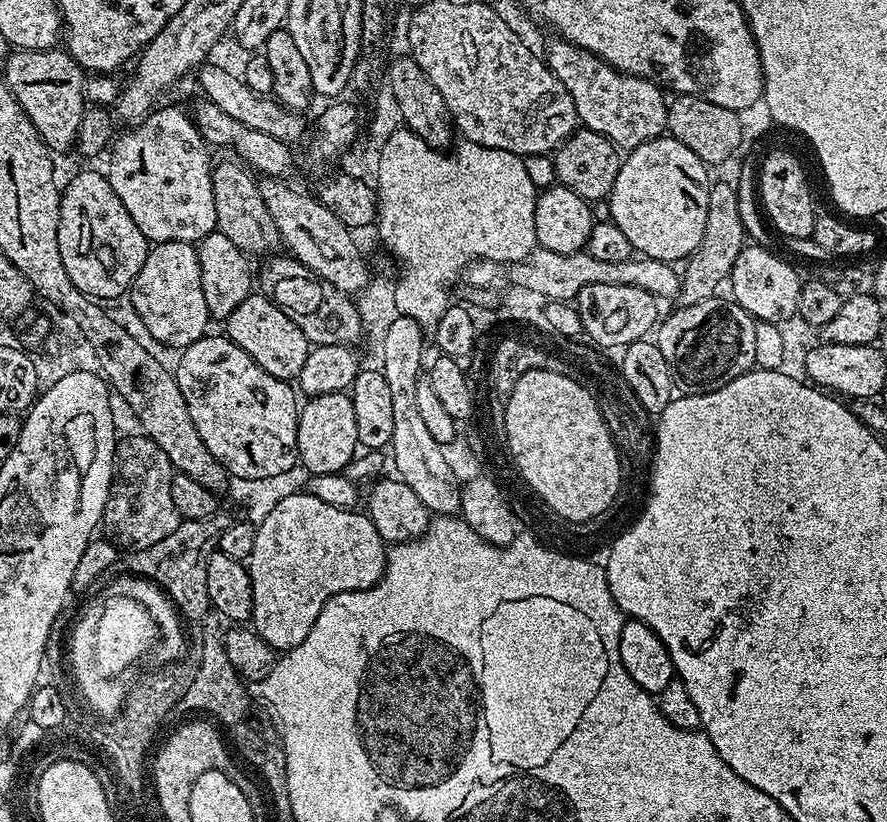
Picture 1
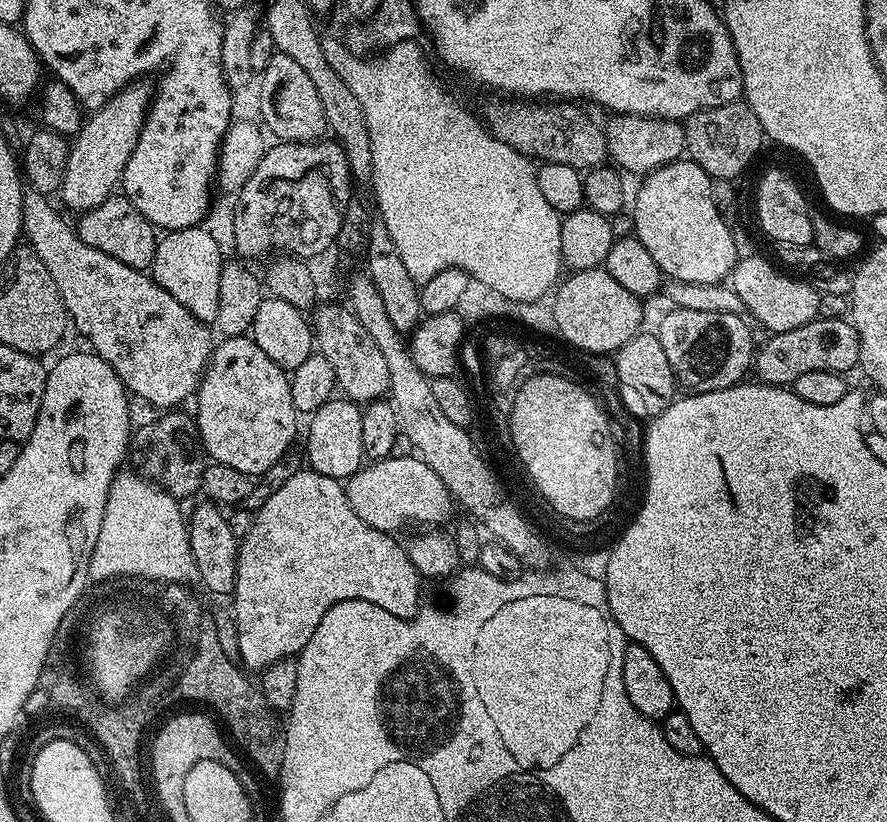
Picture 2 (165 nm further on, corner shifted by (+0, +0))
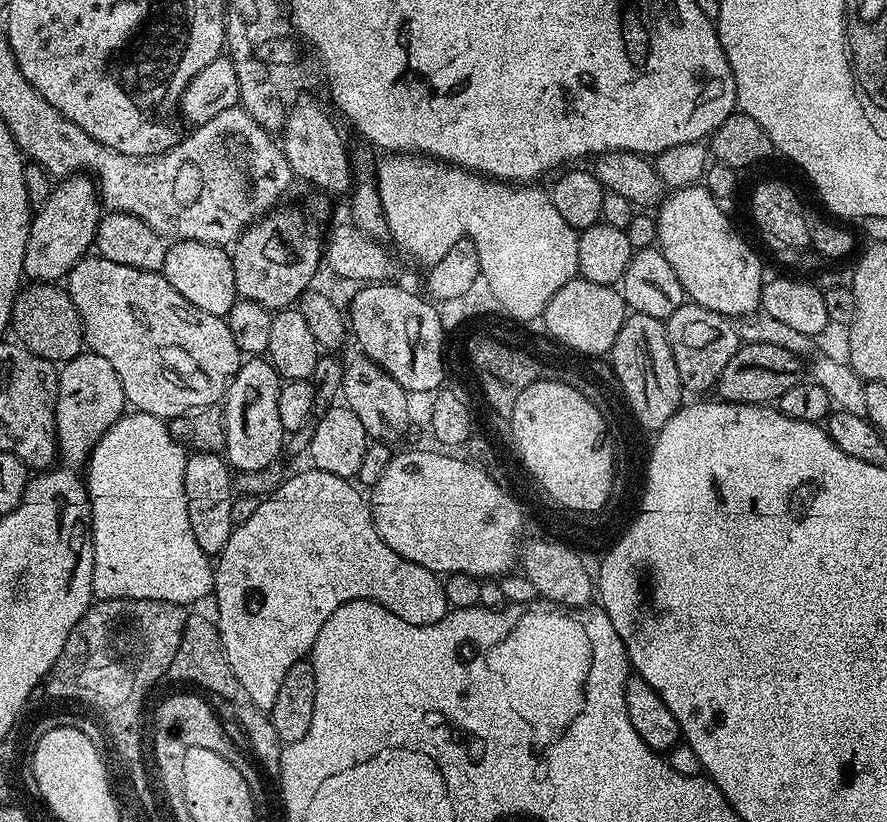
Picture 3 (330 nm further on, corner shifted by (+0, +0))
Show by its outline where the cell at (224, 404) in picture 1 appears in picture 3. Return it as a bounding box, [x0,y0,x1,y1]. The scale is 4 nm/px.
[222,358,286,472]

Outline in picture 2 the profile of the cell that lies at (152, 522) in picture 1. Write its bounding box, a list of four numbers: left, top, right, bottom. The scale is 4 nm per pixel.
[130,410,206,502]

